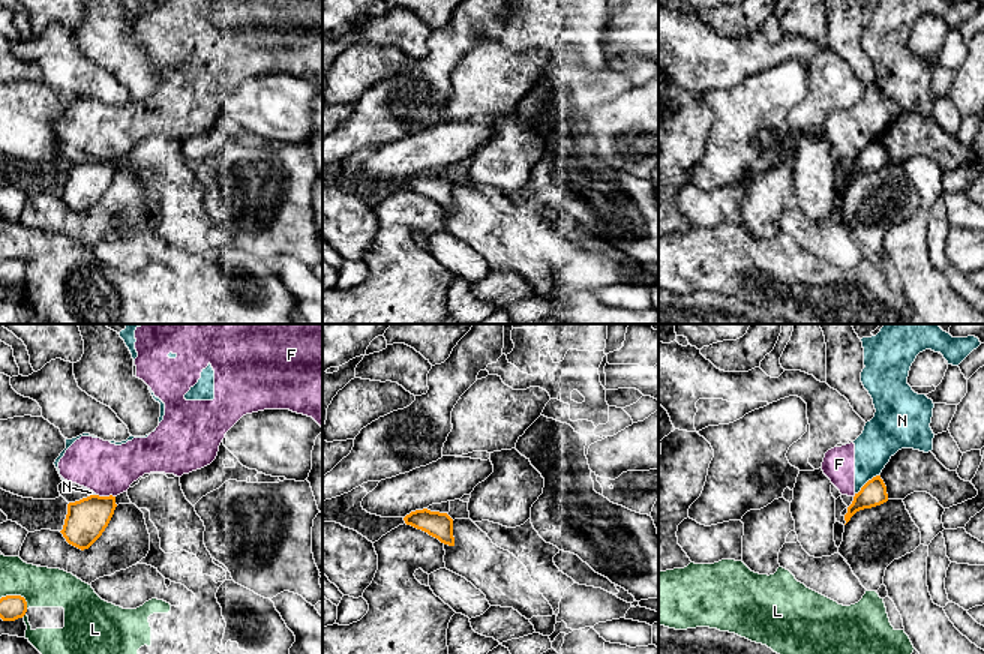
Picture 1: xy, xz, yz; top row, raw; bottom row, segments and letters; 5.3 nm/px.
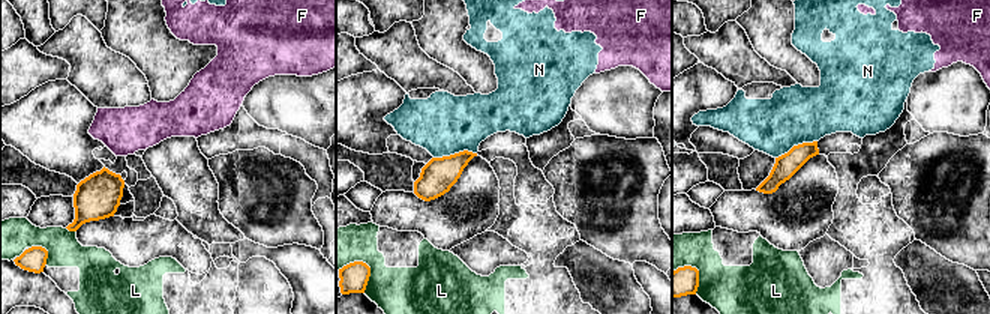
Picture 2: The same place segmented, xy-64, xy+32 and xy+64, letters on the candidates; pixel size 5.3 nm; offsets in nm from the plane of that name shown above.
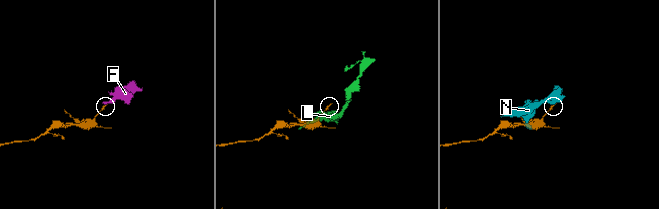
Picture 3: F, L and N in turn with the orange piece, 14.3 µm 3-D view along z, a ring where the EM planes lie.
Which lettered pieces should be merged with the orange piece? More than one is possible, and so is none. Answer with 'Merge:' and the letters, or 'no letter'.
Merge: no letter

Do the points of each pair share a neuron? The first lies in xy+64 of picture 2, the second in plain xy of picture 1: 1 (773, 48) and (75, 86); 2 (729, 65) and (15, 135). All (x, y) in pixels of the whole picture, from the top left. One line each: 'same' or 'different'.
1: different
2: different

